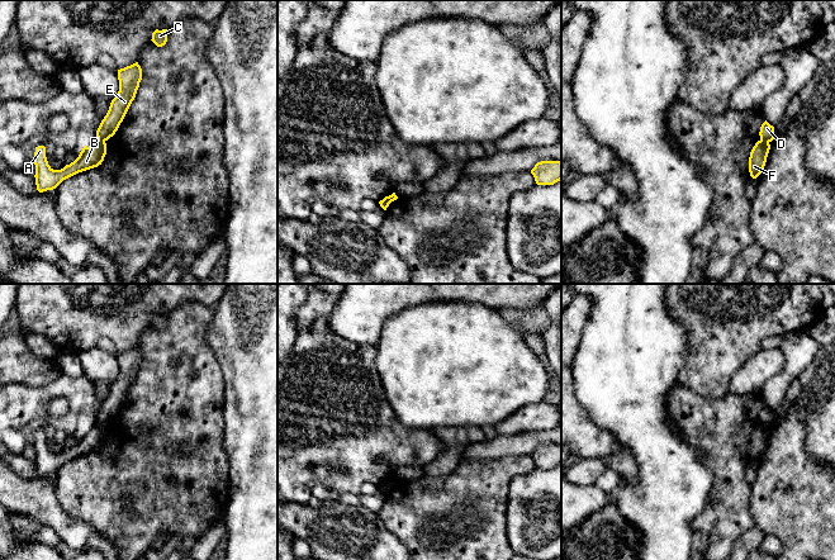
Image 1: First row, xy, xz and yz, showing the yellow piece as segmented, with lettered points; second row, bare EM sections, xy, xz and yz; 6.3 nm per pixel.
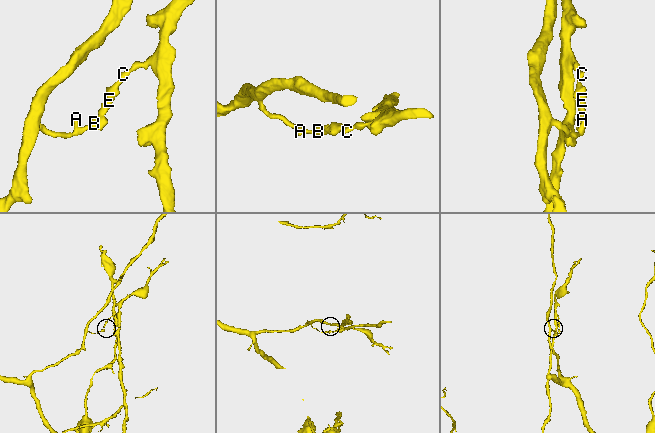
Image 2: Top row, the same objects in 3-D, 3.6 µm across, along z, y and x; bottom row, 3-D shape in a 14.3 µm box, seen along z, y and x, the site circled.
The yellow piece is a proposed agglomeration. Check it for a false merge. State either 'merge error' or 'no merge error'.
merge error

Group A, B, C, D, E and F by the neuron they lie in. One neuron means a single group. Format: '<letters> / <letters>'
A B F / C D E

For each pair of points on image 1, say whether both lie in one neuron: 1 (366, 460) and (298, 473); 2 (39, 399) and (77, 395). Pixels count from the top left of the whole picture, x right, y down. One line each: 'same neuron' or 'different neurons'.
1: same neuron
2: same neuron

